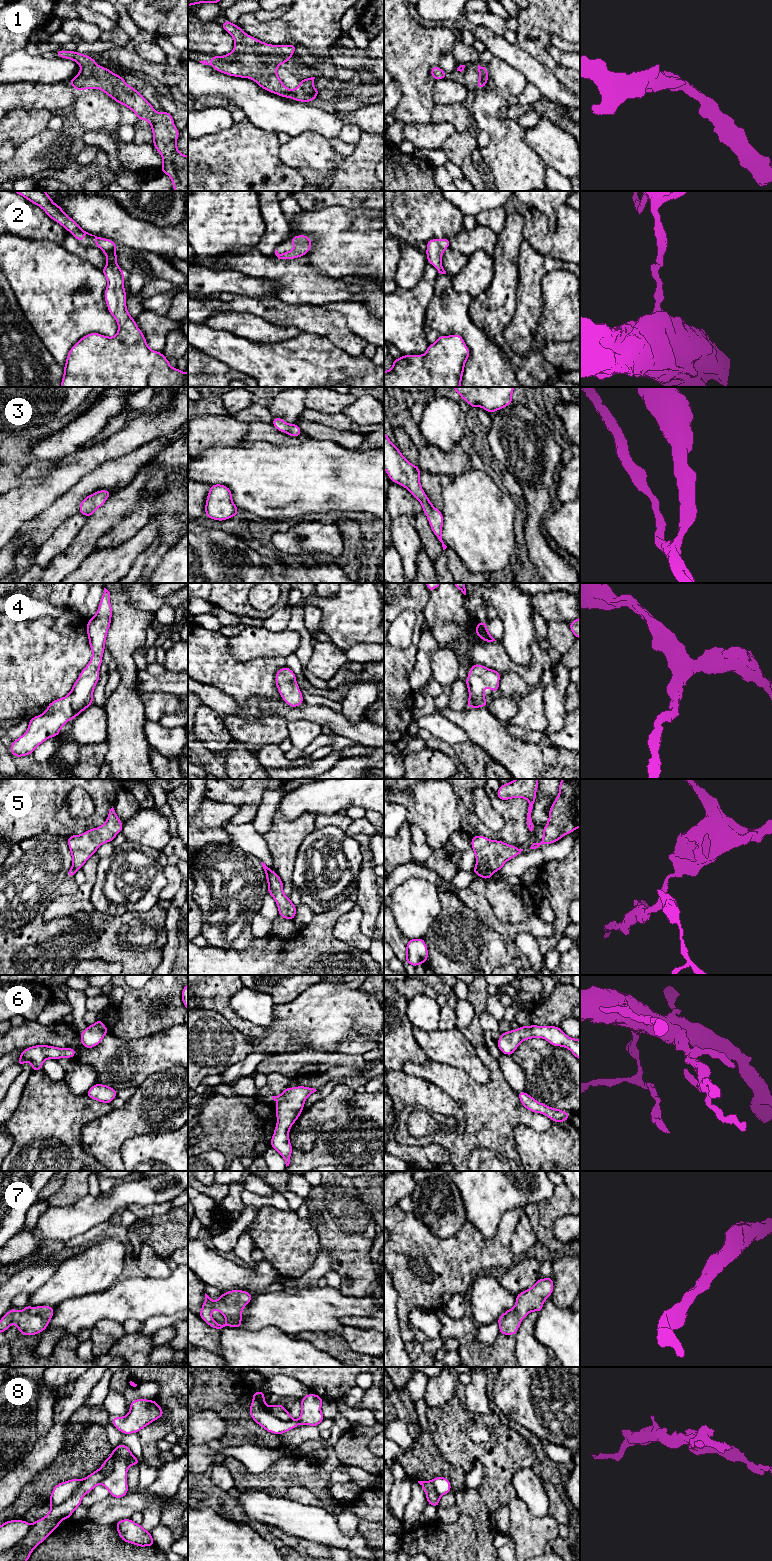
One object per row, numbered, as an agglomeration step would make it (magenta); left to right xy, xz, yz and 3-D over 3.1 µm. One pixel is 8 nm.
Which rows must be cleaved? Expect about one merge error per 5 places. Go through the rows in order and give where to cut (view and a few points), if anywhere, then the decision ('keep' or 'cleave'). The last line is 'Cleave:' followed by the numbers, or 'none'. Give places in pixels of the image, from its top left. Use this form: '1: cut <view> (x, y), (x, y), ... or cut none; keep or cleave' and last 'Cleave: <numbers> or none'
1: cut none; keep
2: cut none; keep
3: cut none; keep
4: cut none; keep
5: cut yz (475, 867), (493, 872); cleave
6: cut none; keep
7: cut none; keep
8: cut xy (82, 1479), (79, 1487), (70, 1496), (62, 1502), (51, 1505); cleave
Cleave: 5, 8

